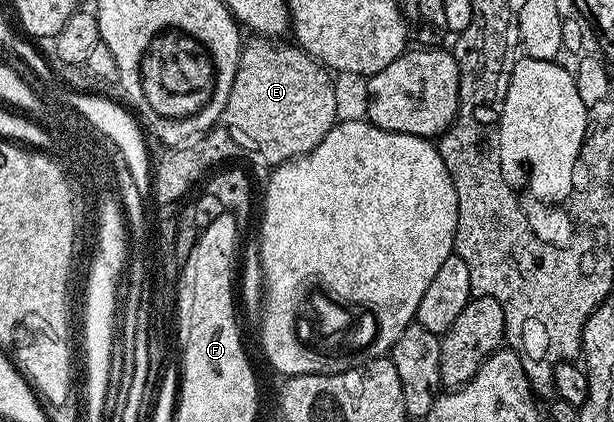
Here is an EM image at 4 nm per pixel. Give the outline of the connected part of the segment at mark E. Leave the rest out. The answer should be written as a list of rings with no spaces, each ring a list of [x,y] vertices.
[[[263,34],[251,39],[255,40],[248,44],[246,41],[240,47],[233,86],[223,107],[222,119],[244,149],[252,148],[261,159],[268,160],[271,166],[278,166],[294,160],[304,152],[311,152],[317,142],[321,142],[321,138],[325,138],[325,134],[329,134],[329,130],[336,124],[335,81],[328,69],[294,43],[282,44],[279,41],[282,39],[268,38]]]

